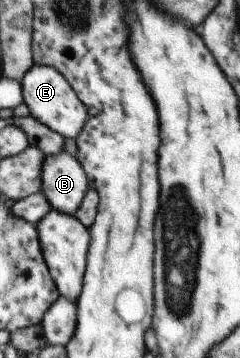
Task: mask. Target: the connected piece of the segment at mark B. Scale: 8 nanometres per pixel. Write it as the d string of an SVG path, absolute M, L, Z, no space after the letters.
M61 151L57 155L47 155L41 173L43 195L51 207L61 213L75 216L83 201L89 181L85 169L77 158Z

